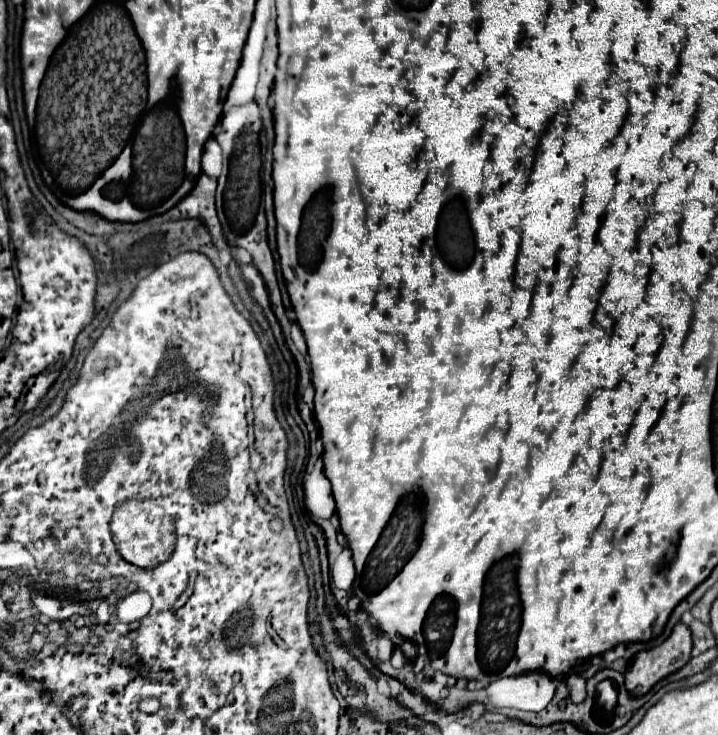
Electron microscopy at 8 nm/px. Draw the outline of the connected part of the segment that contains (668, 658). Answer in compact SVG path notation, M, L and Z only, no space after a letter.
M680 621L674 625L670 637L664 643L634 655L624 673L630 695L644 695L656 681L678 671L690 659L690 649L690 629Z

